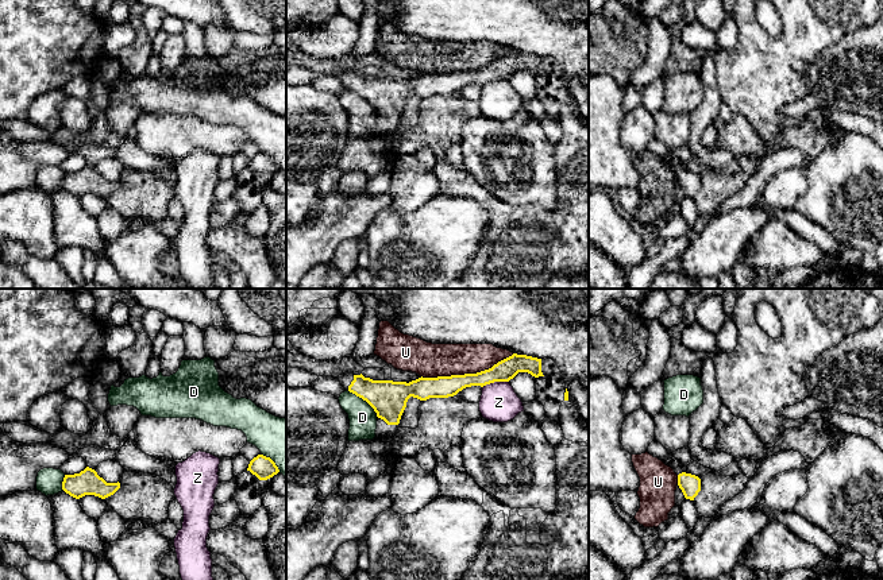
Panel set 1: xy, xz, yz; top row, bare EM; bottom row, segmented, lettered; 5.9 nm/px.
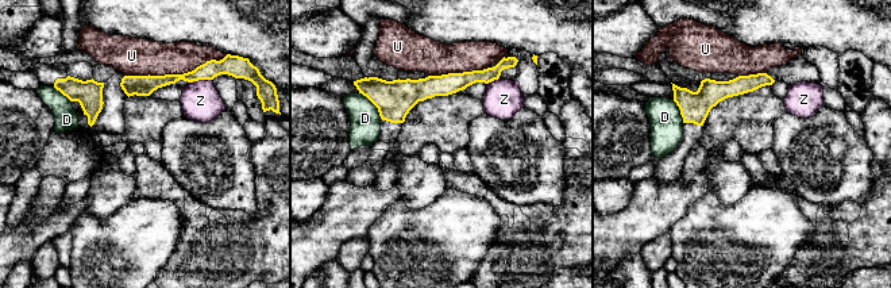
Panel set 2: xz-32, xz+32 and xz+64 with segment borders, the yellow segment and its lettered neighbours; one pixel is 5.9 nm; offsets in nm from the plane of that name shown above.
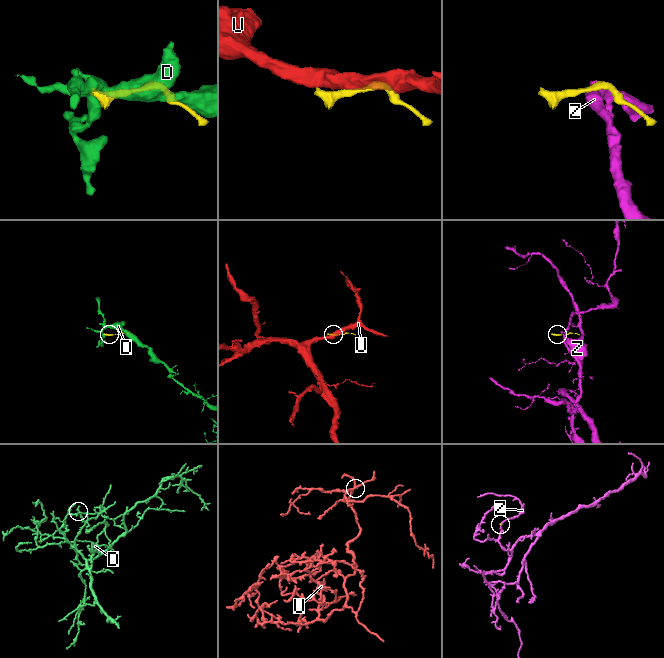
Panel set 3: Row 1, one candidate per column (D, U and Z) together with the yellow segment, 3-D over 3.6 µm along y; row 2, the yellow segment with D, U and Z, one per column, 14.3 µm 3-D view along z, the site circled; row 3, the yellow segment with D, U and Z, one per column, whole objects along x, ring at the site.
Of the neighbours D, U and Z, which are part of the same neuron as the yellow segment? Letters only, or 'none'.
none

